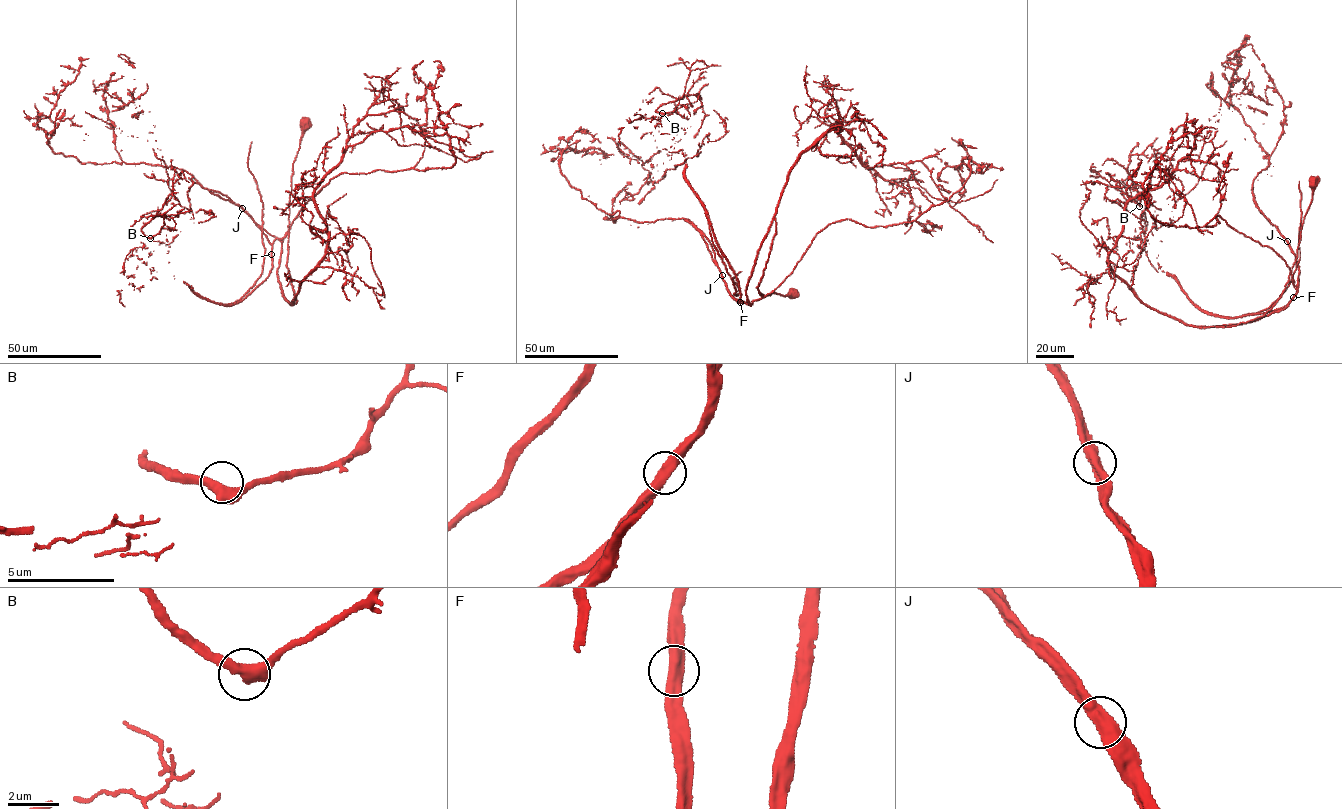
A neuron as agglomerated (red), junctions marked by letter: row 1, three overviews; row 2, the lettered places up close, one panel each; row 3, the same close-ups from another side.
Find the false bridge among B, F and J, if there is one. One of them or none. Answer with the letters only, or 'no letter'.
J

